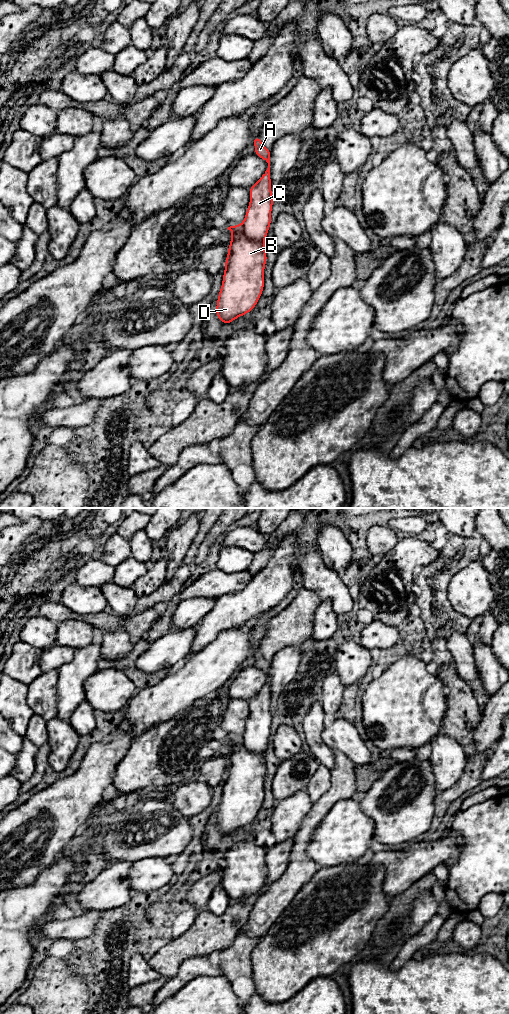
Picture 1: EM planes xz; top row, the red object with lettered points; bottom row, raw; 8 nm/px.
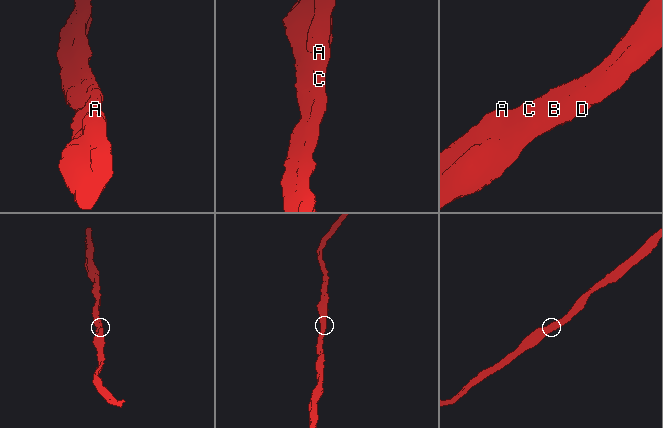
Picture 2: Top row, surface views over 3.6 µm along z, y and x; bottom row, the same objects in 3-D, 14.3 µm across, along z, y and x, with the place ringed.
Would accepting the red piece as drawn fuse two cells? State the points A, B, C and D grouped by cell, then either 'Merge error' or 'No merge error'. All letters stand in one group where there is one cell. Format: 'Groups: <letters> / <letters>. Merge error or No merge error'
Groups: A B C D. No merge error

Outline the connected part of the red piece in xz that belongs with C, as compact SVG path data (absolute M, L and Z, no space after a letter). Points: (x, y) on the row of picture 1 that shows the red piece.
M260 136L253 137L254 155L268 163L261 178L249 188L250 204L241 225L227 229L232 232L225 261L223 282L218 294L215 314L224 324L252 311L264 288L264 247L271 225L273 197L271 191L271 150L264 147Z

